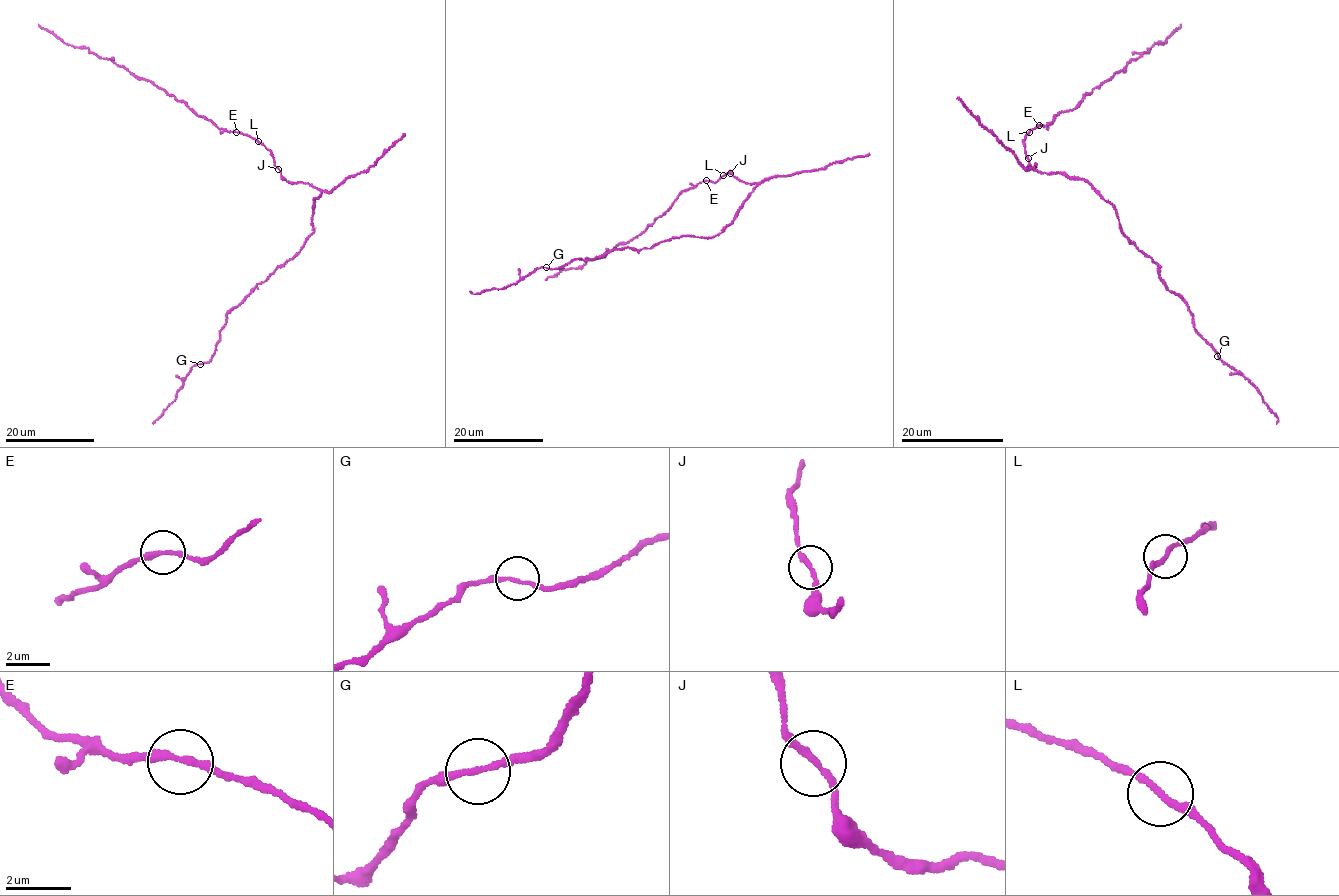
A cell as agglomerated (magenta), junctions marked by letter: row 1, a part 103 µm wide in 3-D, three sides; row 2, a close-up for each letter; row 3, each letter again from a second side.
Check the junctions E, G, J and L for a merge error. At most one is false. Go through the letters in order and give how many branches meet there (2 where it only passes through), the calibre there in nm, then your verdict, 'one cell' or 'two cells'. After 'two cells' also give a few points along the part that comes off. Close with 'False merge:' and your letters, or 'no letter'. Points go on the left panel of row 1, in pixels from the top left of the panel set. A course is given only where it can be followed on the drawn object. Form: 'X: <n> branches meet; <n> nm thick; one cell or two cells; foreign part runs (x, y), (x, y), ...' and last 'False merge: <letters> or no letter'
E: 2 branches meet; 200 nm thick; one cell
G: 2 branches meet; 180 nm thick; one cell
J: 2 branches meet; 200 nm thick; one cell
L: 2 branches meet; 200 nm thick; one cell
False merge: no letter

